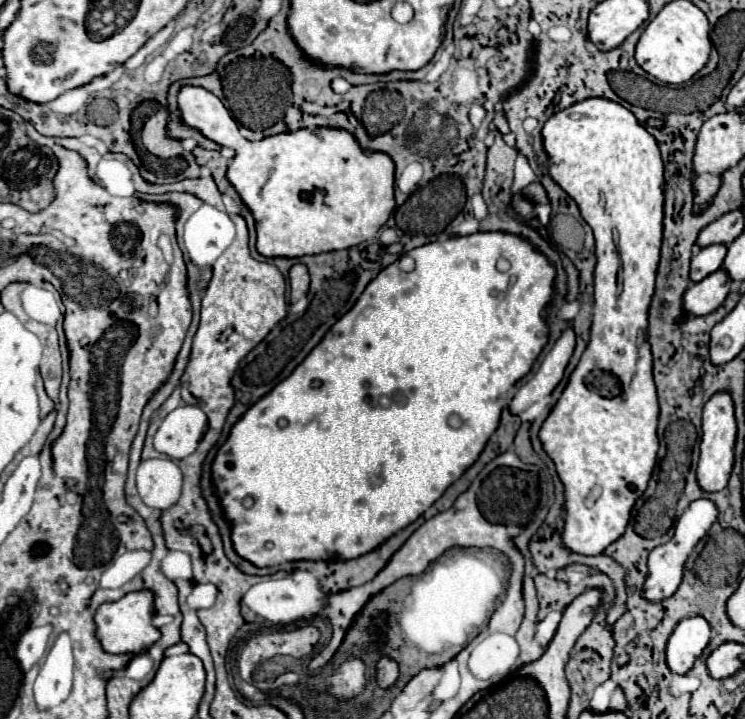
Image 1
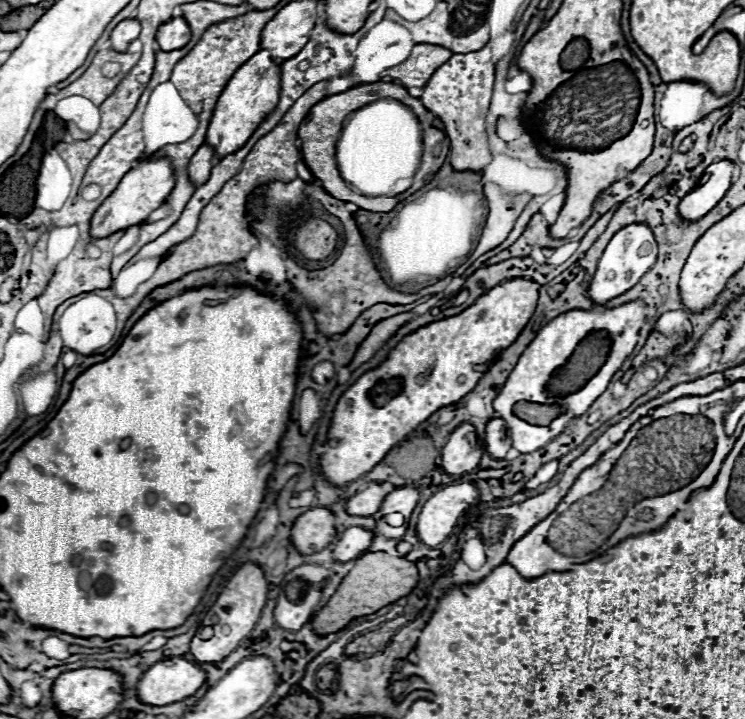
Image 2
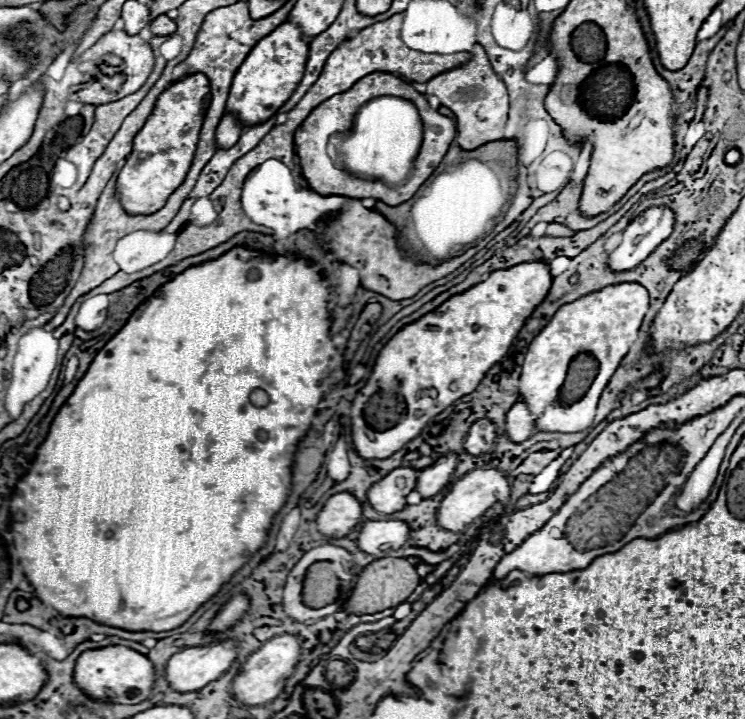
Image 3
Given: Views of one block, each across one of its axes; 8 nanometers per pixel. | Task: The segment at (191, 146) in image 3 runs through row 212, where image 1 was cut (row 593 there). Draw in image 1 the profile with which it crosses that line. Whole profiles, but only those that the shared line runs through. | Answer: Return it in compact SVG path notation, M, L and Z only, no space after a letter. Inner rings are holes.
M148 590L130 592L122 600L102 604L96 610L96 616L94 616L96 638L100 640L100 646L104 648L104 652L140 654L160 638L160 630L152 626L152 616L154 616L154 594Z

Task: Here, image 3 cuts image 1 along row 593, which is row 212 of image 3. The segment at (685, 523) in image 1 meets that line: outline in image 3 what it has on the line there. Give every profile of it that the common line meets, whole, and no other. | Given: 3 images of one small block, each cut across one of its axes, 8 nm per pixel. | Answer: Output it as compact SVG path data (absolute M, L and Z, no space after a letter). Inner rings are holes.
M652 206L640 216L636 216L624 230L622 244L610 254L612 270L632 270L648 254L672 234L674 210L670 206Z

